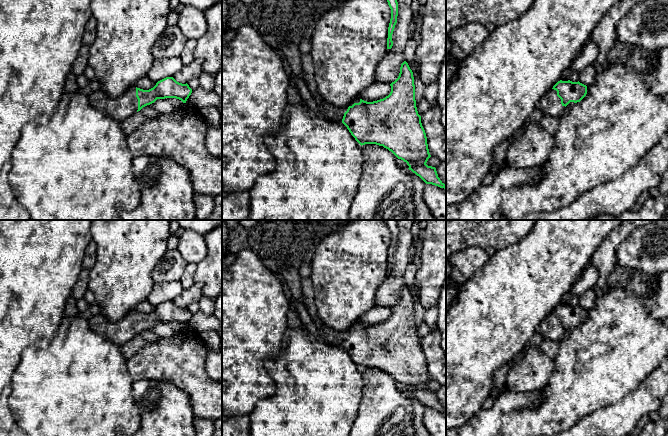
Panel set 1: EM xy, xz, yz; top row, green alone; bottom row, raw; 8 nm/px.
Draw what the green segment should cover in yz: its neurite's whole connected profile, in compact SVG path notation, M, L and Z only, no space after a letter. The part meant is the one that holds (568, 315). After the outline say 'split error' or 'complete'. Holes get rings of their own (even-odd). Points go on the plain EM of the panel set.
M558 305L537 327L544 339L560 342L570 326L580 326L587 318L587 310L578 306Z; split error

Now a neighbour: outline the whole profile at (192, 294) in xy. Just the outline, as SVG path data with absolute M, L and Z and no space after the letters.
M194 282L189 288L183 289L181 294L173 302L179 307L186 308L191 303L198 302L202 296L202 284L200 282Z

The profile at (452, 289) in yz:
M453 283L446 286L446 308L452 305L453 301L457 299L459 287Z

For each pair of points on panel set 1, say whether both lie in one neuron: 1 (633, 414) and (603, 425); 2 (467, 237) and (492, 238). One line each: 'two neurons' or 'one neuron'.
1: one neuron
2: one neuron

